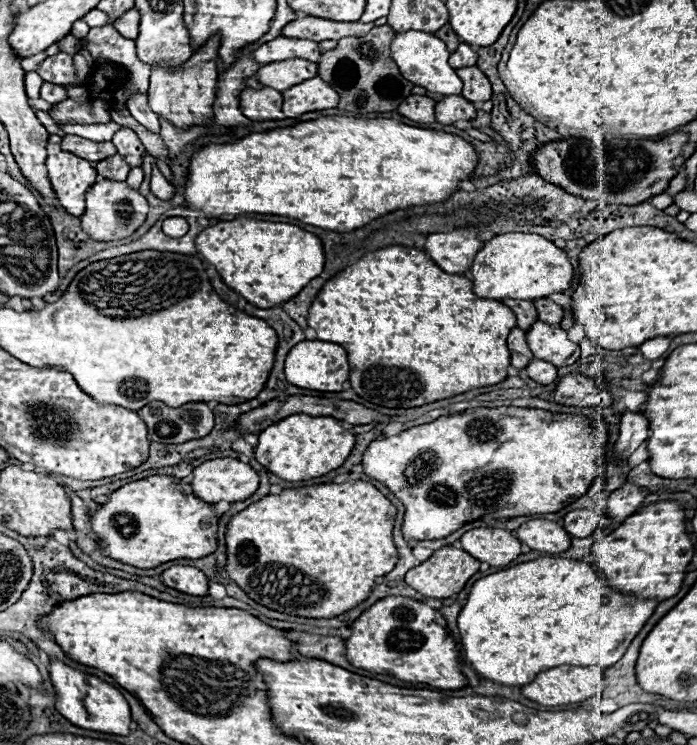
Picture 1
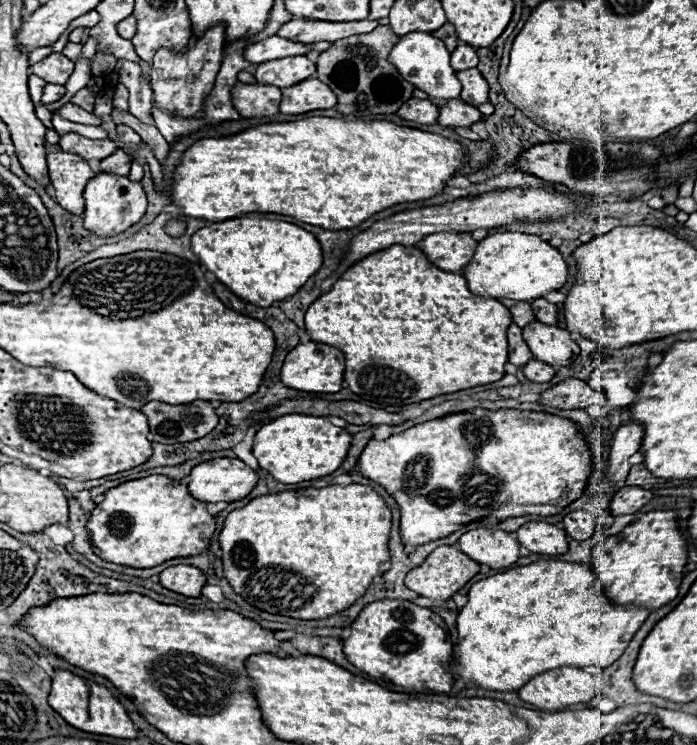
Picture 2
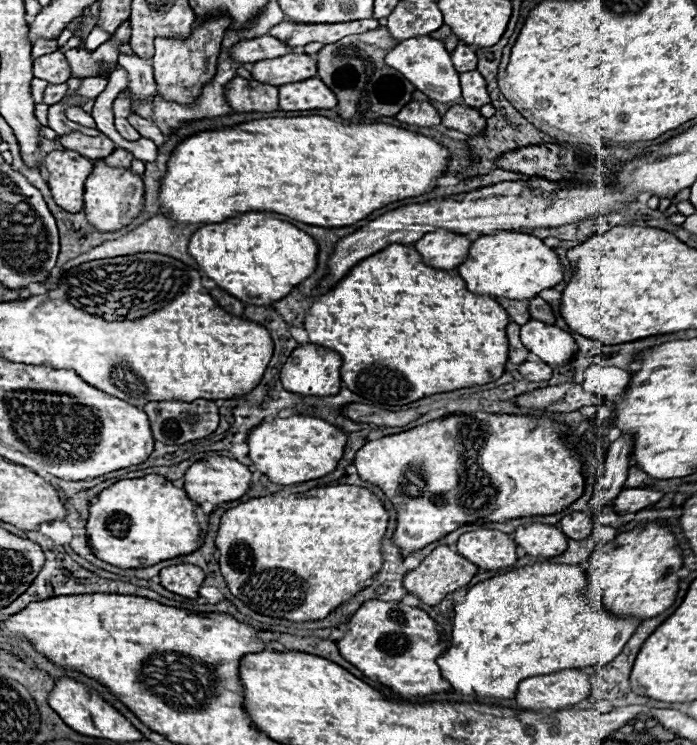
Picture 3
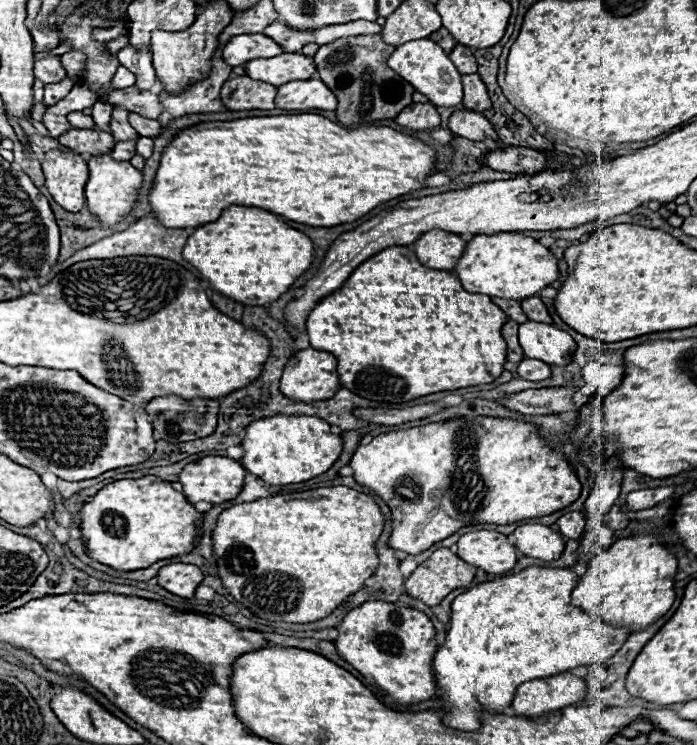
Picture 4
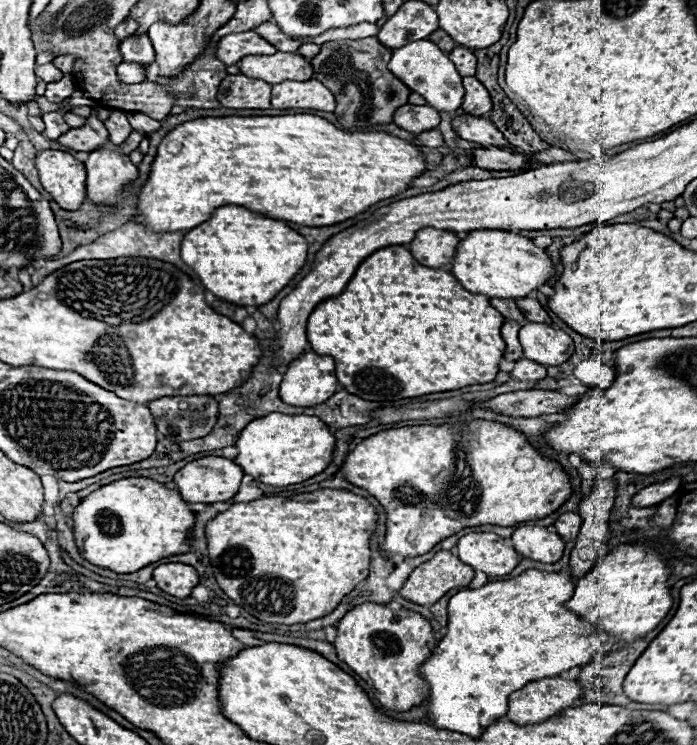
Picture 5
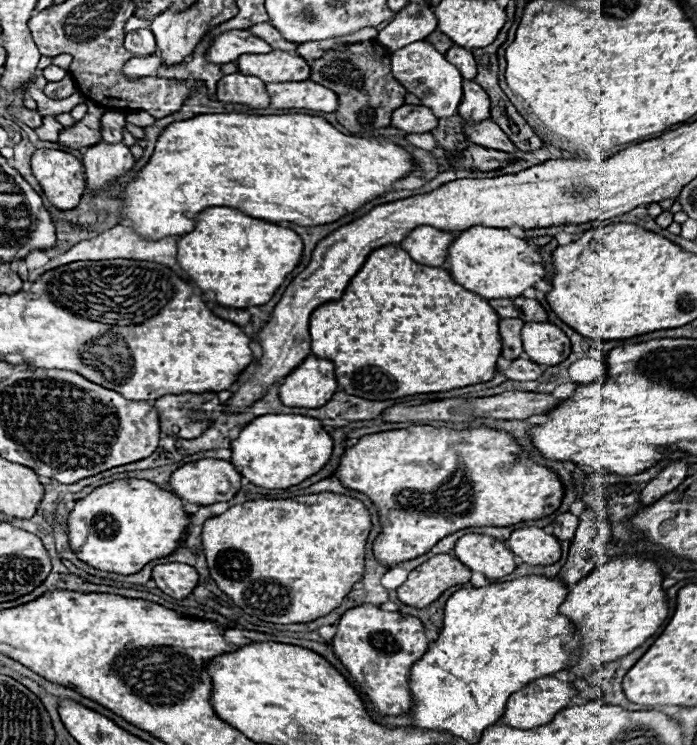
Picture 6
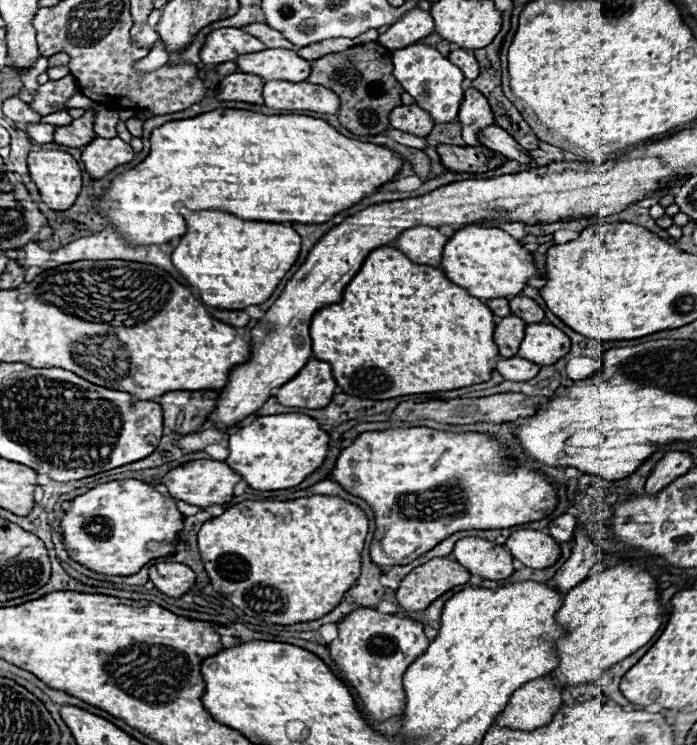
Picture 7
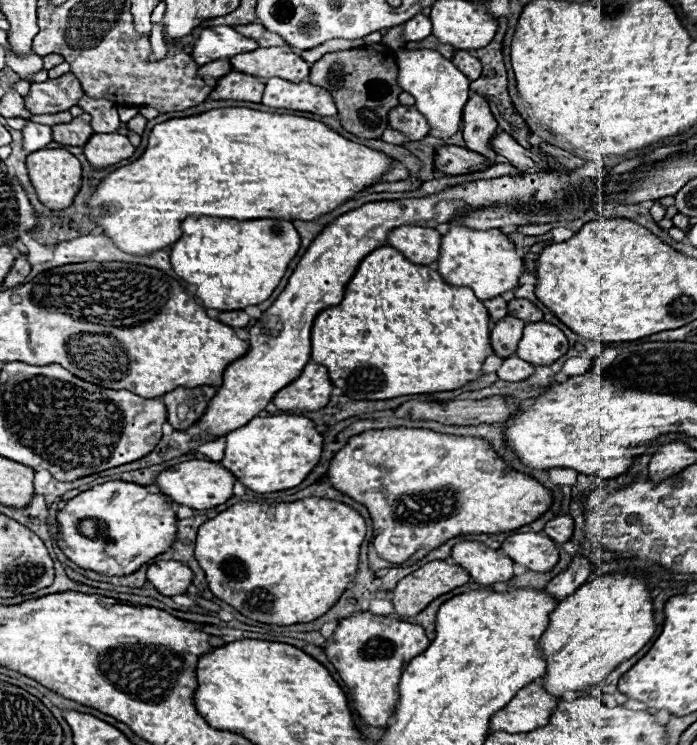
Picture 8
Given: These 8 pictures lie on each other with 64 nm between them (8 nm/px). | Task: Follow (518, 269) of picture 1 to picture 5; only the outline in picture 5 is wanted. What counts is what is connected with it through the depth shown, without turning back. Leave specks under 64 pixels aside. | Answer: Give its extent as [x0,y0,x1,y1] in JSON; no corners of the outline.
[452,230,554,298]

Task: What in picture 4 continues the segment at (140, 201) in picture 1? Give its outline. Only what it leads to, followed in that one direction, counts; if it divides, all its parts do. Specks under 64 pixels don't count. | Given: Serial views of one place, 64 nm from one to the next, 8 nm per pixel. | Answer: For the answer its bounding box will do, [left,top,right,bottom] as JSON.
[86,154,142,226]

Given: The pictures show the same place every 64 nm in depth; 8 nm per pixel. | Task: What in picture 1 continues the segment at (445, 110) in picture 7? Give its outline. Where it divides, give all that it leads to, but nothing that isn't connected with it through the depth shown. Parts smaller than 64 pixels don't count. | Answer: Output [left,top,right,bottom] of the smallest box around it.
[392,30,462,94]

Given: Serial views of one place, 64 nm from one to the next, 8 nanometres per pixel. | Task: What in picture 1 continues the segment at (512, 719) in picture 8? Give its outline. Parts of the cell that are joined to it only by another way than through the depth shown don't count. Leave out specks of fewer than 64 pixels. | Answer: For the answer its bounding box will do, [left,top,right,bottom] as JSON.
[522,664,602,706]

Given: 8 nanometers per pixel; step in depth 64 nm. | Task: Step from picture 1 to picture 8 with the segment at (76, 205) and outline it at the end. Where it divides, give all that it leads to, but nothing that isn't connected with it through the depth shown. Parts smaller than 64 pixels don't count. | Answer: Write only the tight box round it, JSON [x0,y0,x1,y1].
[26,148,82,210]

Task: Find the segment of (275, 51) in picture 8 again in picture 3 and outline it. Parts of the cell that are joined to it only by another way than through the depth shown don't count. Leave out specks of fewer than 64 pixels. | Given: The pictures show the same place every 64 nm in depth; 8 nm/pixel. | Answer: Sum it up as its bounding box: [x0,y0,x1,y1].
[252,54,316,84]

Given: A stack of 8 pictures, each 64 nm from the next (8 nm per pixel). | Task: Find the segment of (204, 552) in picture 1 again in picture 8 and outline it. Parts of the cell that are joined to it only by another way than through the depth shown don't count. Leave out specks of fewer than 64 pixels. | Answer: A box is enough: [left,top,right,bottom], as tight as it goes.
[58,480,178,576]

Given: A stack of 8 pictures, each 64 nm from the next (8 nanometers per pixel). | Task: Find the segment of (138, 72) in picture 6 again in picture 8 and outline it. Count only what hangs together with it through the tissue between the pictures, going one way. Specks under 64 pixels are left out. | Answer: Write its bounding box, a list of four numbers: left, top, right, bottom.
[150,24,168,62]

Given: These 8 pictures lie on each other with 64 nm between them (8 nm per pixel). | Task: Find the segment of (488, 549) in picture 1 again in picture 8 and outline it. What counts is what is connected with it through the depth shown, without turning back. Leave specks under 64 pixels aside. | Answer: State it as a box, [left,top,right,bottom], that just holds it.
[452,542,514,586]

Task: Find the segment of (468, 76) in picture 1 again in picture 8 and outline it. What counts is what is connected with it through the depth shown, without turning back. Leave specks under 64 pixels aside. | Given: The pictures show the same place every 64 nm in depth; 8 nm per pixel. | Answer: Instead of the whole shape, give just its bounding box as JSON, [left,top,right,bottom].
[462,92,498,162]

